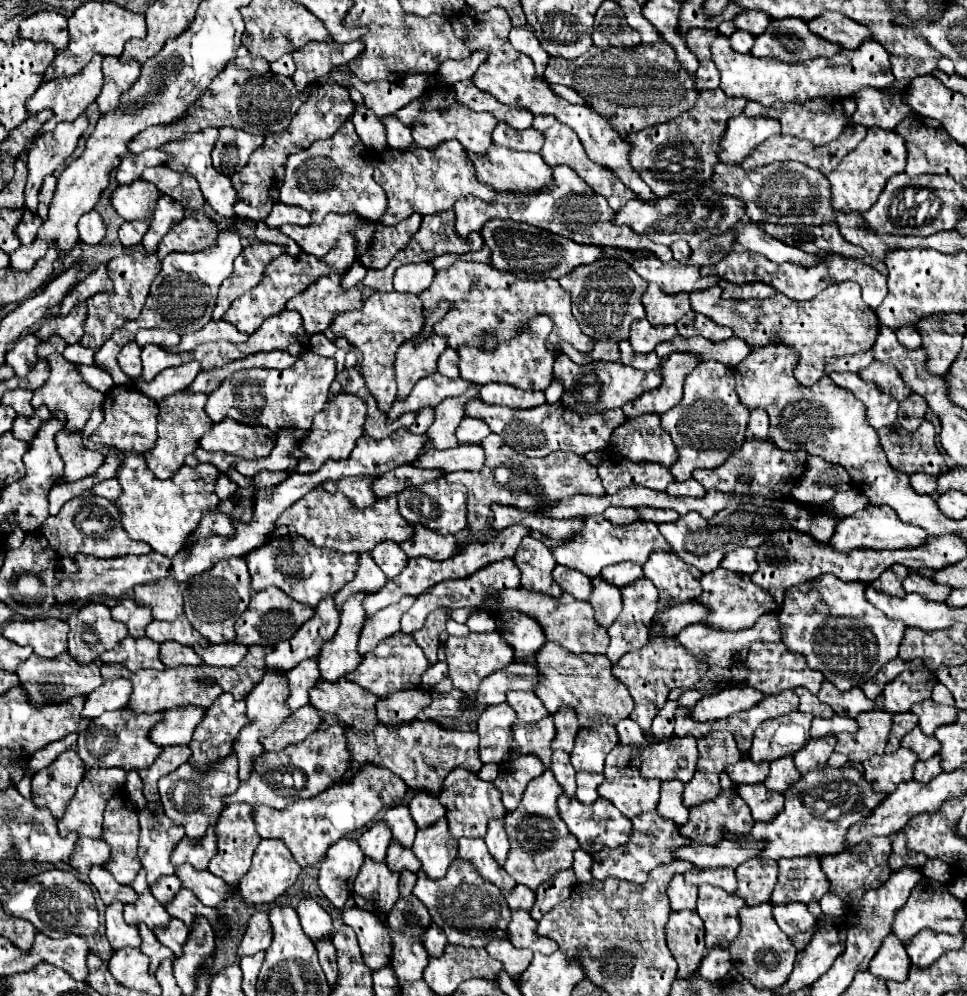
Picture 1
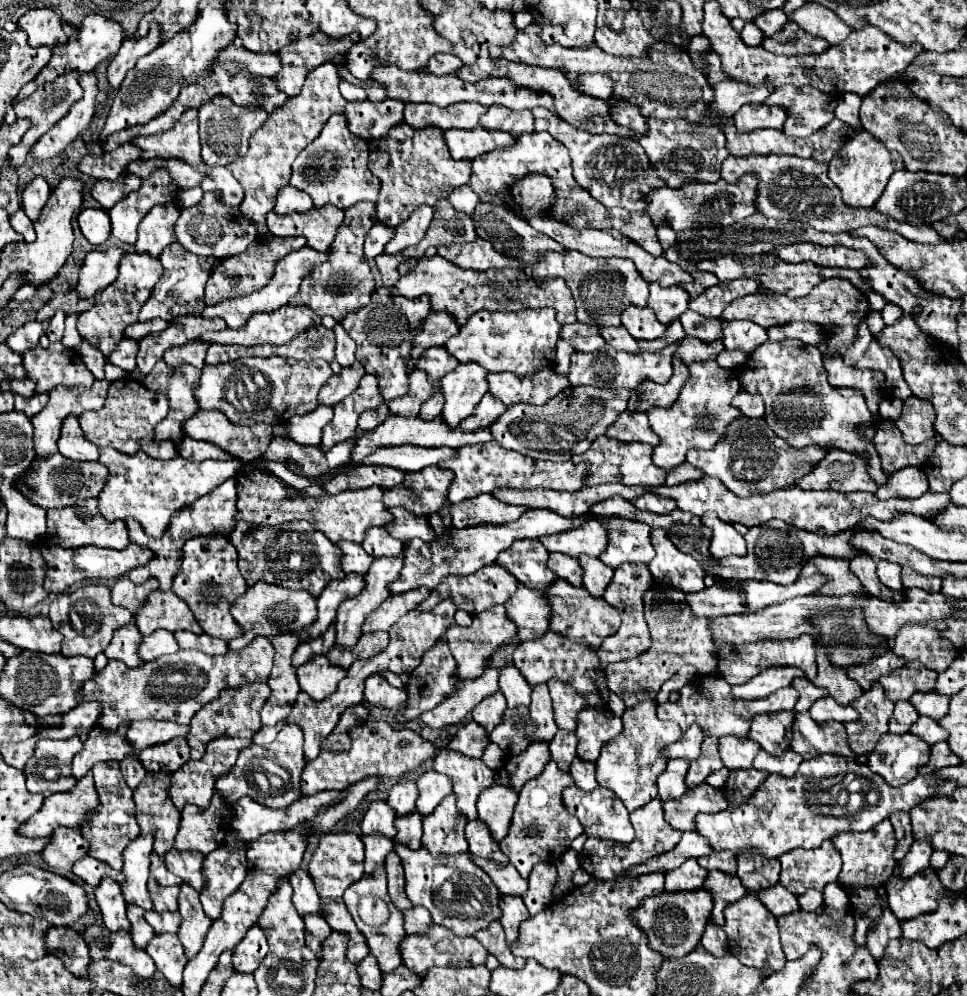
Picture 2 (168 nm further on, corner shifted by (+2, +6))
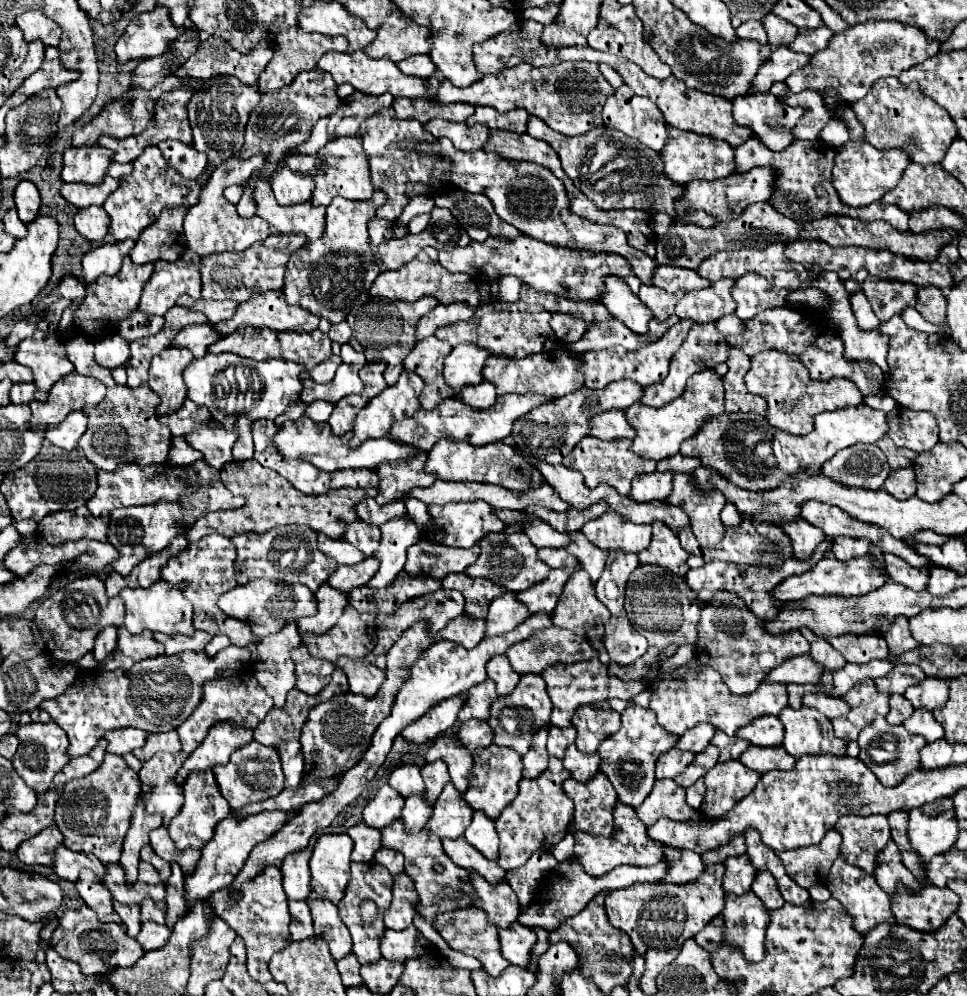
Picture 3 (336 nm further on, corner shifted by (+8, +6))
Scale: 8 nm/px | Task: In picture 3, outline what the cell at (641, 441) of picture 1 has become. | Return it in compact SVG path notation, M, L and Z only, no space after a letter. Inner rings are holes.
M612 410L590 418L590 434L600 440L632 438L632 426L628 426L622 410Z

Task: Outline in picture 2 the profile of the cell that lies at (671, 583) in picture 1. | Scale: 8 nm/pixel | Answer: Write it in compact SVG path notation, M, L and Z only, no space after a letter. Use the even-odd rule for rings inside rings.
M654 528L652 534L652 546L656 550L654 560L648 564L652 578L660 586L670 586L674 590L680 590L684 594L704 590L704 570L694 558L688 554L682 554L666 536L664 530Z

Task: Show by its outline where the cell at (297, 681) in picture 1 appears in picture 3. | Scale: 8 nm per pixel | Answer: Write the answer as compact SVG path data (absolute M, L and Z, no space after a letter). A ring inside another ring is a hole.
M328 582L320 586L320 590L316 592L316 600L318 600L318 614L312 618L300 618L298 622L300 636L306 632L312 632L312 634L328 632L338 622L338 618L342 616L348 604L348 596L332 588Z

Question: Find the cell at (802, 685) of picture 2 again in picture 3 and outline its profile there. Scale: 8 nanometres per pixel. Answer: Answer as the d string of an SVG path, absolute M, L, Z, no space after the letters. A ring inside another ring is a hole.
M800 684L788 686L790 708L800 708L800 706L802 706L802 696L804 696L804 692L806 692L806 690L808 690L808 686L800 686Z

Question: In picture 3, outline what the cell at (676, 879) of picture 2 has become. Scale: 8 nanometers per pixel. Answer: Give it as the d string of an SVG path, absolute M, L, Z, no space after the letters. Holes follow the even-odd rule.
M664 846L664 860L668 866L668 874L664 882L672 882L672 884L692 882L704 870L704 864L698 854L684 852L684 850L672 850L670 846Z

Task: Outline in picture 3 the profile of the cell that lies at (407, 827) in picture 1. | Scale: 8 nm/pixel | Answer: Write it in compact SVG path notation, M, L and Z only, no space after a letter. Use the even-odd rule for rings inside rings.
M416 764L398 766L390 774L390 786L394 790L398 790L404 798L408 798L408 794L422 794L424 792L424 780L420 774L420 766L416 766Z

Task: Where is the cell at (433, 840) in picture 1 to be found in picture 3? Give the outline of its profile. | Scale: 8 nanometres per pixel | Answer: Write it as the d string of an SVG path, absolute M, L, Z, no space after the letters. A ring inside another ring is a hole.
M446 784L440 798L434 804L434 814L428 820L428 830L438 838L460 838L472 822L474 810L462 798L462 794L454 788L454 784Z

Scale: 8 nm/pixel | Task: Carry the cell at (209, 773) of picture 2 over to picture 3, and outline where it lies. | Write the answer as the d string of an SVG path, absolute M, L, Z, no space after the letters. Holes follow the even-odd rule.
M220 722L212 726L204 742L190 754L190 758L182 764L176 780L178 784L184 782L188 772L192 770L208 770L216 764L226 764L230 760L230 754L248 744L252 740L252 728L244 728L230 722Z

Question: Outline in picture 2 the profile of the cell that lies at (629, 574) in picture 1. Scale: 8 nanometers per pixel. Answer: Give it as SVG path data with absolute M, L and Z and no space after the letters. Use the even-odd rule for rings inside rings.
M608 518L606 522L610 526L610 546L600 558L606 566L616 570L626 562L648 564L654 558L650 526L624 518Z

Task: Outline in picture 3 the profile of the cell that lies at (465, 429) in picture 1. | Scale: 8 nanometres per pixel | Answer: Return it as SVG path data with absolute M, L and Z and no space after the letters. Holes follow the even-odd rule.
M480 382L476 386L464 386L460 392L462 402L468 402L470 406L476 406L478 410L484 410L496 402L496 386L492 382Z

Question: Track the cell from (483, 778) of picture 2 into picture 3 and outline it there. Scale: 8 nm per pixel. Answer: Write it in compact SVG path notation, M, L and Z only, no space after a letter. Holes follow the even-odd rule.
M442 734L434 740L426 752L426 762L434 762L438 758L448 764L452 784L464 794L468 788L468 774L472 770L472 754L468 754L468 748L460 742L458 734Z

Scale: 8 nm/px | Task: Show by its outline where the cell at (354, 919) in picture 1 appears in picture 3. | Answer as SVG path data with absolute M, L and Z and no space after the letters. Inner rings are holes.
M308 900L308 906L314 918L314 934L330 946L334 960L348 956L352 952L352 938L344 922L340 922L338 908L324 900Z

